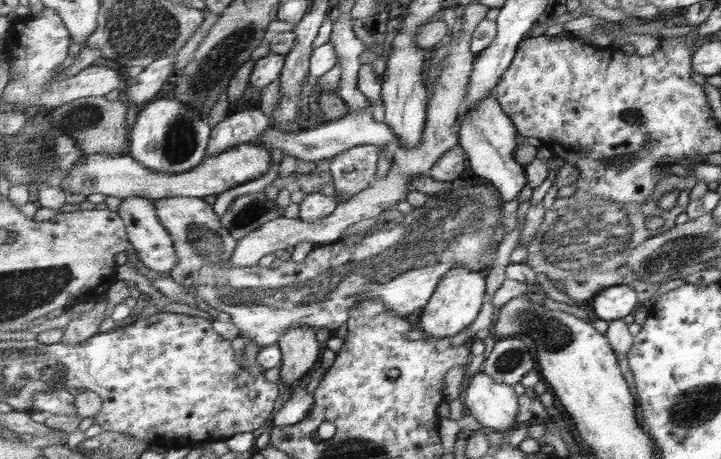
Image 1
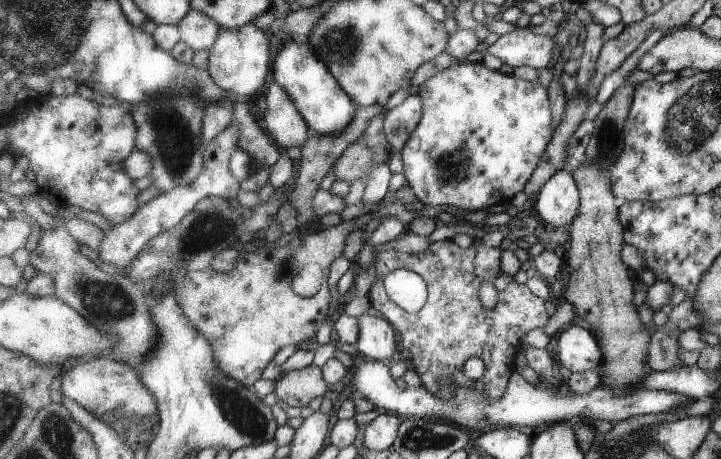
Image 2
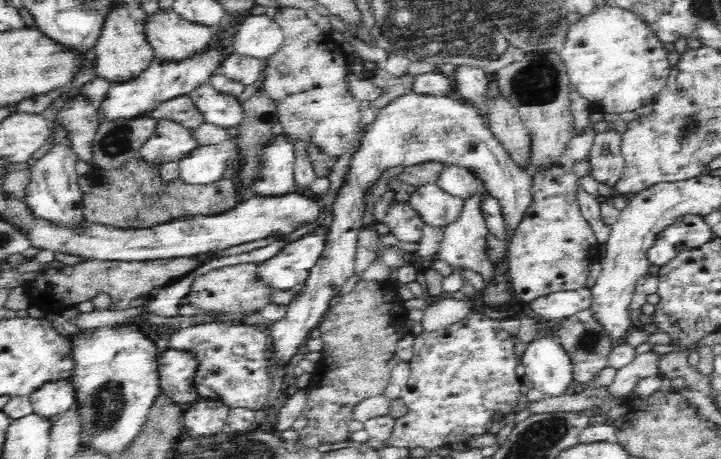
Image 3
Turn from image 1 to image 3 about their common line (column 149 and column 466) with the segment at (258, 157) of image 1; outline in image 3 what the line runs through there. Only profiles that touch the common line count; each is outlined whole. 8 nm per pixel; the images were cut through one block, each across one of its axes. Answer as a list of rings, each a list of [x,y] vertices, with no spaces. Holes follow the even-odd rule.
[[[456,164],[445,165],[435,183],[444,192],[464,200],[478,191],[485,190],[483,181],[471,170]]]

